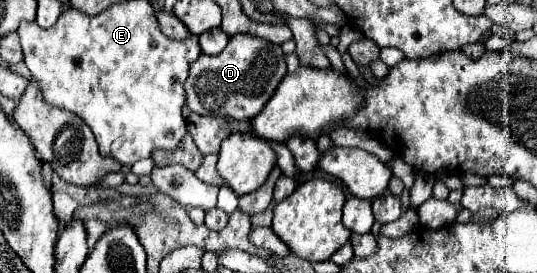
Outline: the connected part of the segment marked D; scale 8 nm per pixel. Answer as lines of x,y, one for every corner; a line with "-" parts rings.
233,35
223,53
201,55
191,63
191,73
185,83
187,105
197,115
251,121
271,99
285,75
287,67
281,45
253,35

